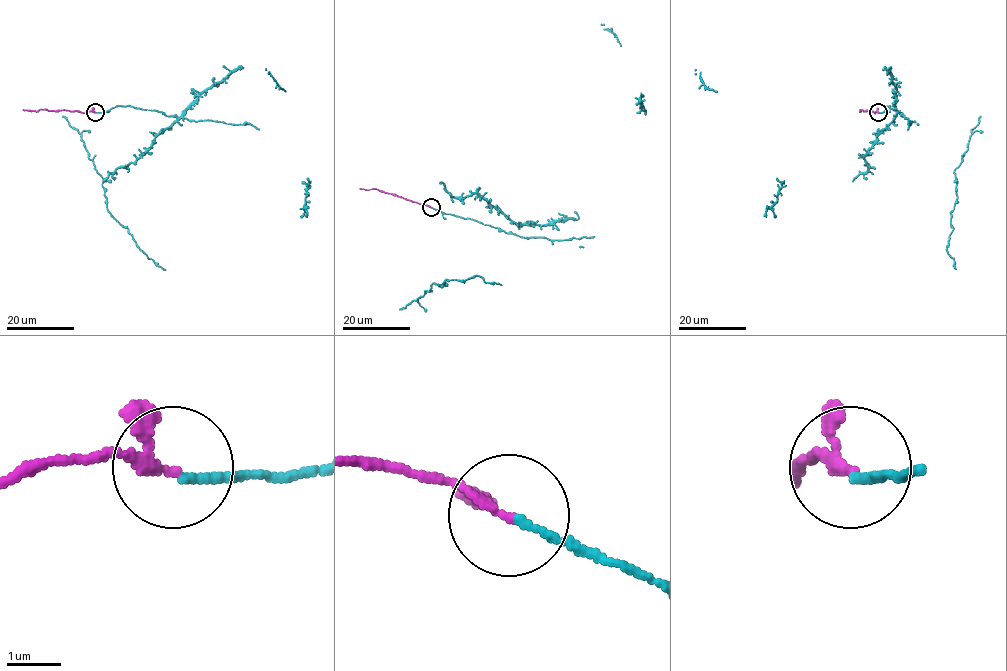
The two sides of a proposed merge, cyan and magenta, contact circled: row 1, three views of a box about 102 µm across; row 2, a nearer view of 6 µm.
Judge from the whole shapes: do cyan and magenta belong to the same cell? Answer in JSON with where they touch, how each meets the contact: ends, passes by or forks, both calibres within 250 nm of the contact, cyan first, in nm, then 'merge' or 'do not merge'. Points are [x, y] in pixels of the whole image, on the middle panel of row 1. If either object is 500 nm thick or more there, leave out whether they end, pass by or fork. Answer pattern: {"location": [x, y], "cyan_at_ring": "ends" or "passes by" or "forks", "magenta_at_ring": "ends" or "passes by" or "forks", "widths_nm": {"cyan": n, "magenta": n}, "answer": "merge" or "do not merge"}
{"location": [431, 207], "cyan_at_ring": "ends", "magenta_at_ring": "passes by", "widths_nm": {"cyan": 140, "magenta": 160}, "answer": "do not merge"}

